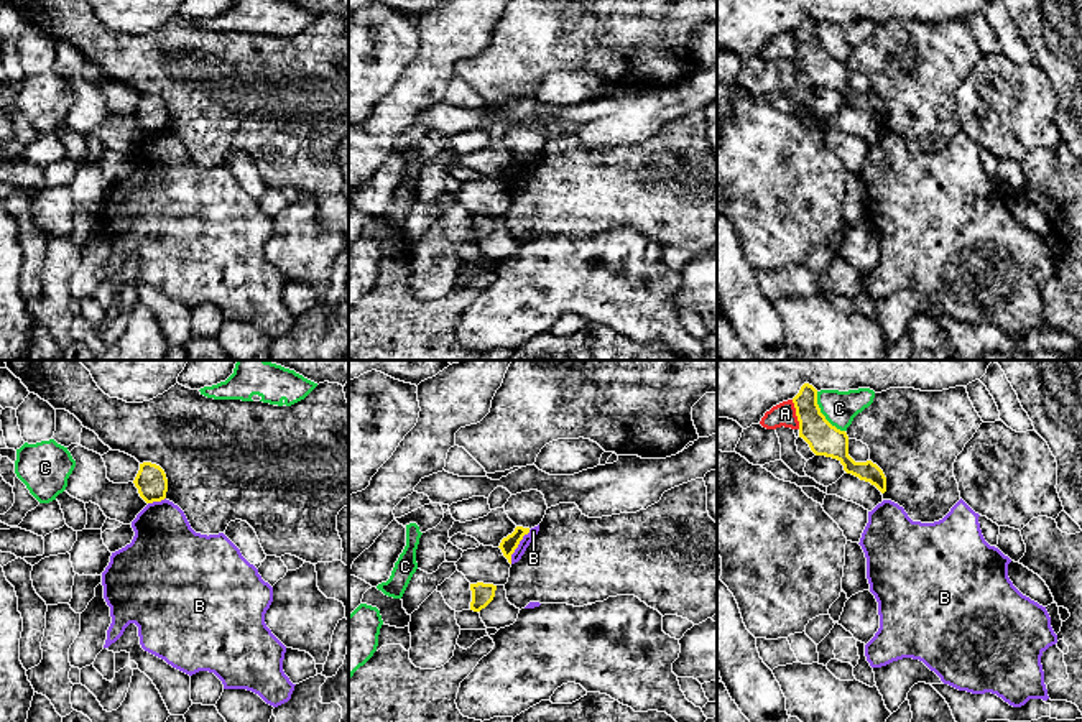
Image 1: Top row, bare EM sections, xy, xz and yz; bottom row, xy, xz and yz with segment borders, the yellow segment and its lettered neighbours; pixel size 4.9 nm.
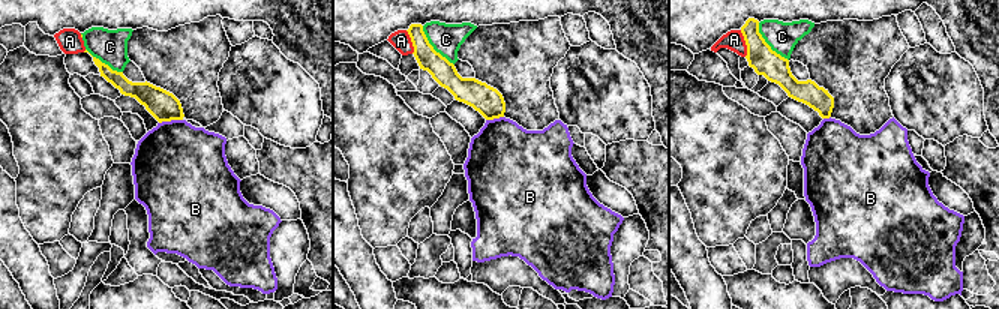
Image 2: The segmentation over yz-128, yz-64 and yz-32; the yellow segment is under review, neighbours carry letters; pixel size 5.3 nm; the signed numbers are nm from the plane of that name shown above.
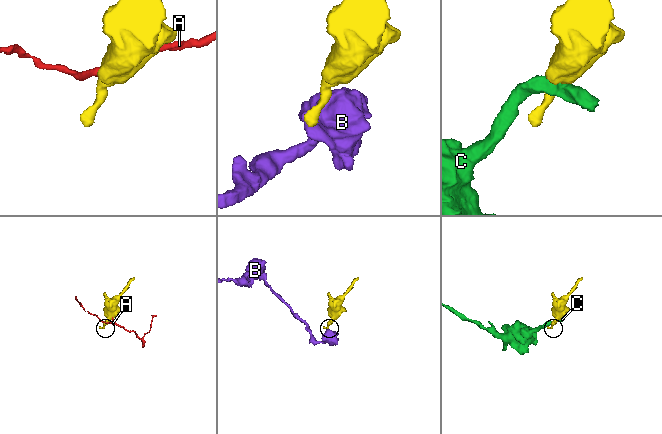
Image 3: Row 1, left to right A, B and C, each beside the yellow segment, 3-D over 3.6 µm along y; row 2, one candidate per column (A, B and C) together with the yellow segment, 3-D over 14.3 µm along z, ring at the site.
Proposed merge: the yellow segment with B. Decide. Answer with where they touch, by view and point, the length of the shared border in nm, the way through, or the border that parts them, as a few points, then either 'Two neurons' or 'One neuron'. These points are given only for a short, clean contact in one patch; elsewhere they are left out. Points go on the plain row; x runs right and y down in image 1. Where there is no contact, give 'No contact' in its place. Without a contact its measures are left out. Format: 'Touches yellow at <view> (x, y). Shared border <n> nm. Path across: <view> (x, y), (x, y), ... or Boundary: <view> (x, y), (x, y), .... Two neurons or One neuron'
Touches yellow at xz (517, 178). Shared border 190 nm. Boundary: xz (530, 161), (512, 186), (510, 194). Two neurons

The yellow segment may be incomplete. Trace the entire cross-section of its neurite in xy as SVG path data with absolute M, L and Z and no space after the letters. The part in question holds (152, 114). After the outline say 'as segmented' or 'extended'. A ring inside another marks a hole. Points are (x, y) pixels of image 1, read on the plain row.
M151 94L140 95L140 102L133 112L140 128L146 135L161 133L166 130L168 110L164 102Z | as segmented

